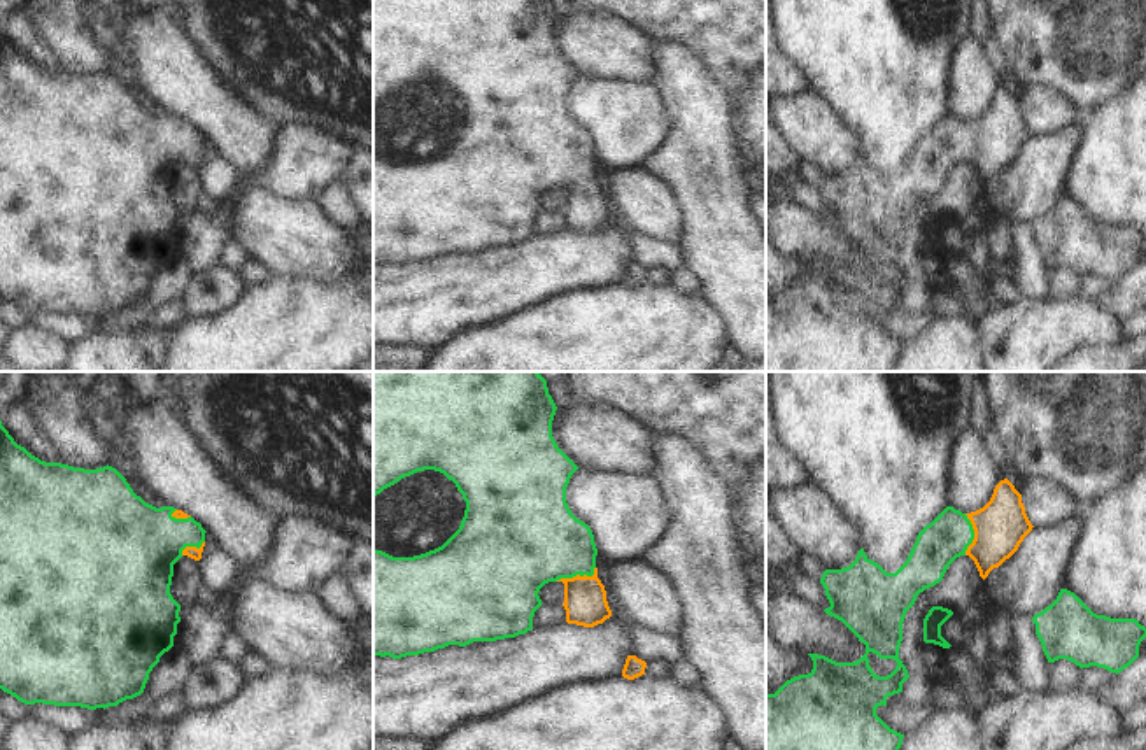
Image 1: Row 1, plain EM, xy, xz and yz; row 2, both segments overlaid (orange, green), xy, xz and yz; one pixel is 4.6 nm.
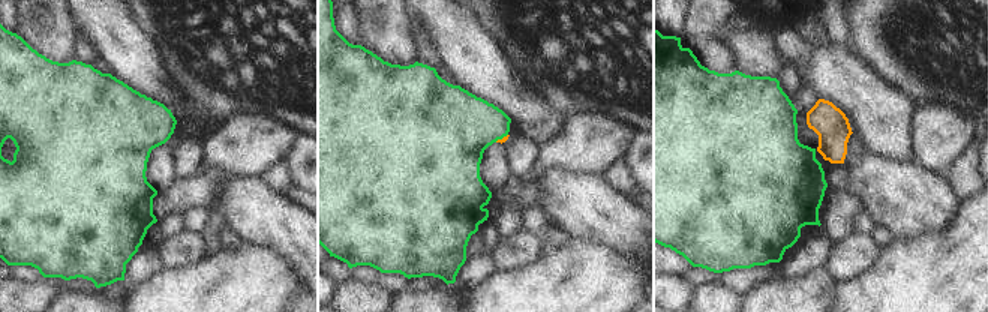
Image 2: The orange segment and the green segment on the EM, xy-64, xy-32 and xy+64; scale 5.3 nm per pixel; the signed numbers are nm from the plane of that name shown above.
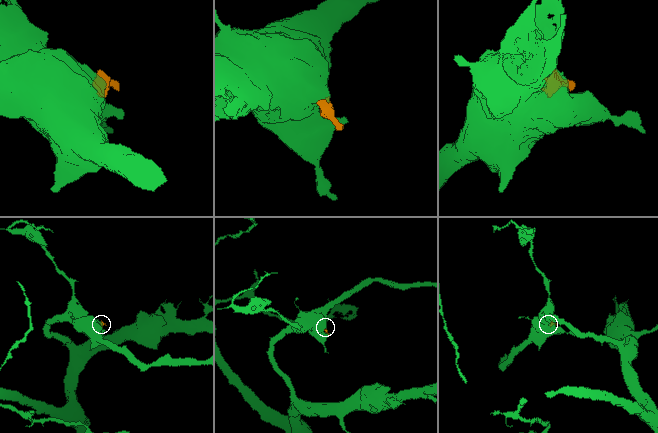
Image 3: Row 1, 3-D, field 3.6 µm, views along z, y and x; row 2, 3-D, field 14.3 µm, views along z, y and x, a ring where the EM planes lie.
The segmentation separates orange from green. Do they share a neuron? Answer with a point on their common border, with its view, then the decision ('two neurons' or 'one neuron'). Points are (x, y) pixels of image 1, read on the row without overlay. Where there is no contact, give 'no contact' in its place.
xz (577, 183) | one neuron

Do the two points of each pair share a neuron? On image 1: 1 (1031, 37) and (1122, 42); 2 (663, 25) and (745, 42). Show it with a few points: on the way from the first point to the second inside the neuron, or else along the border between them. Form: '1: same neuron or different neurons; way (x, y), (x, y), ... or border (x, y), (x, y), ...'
1: same neuron; way (1054, 37), (1099, 37)
2: same neuron; way (684, 25), (724, 25)

